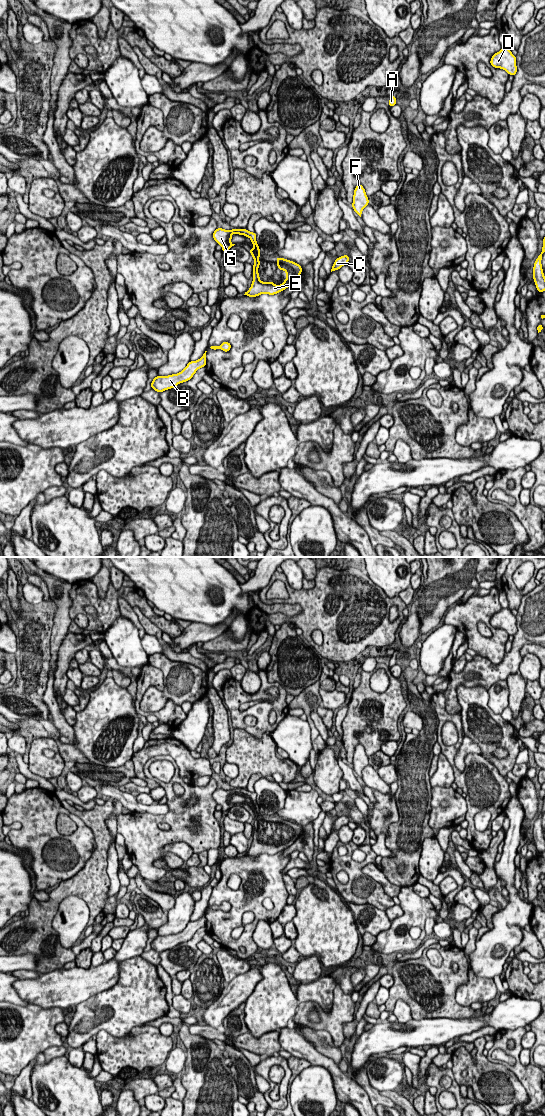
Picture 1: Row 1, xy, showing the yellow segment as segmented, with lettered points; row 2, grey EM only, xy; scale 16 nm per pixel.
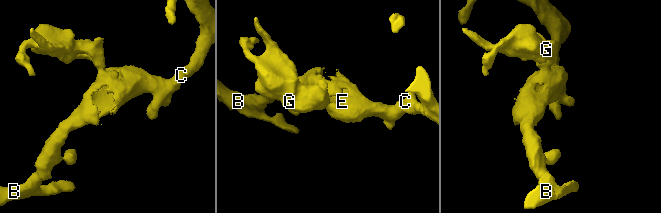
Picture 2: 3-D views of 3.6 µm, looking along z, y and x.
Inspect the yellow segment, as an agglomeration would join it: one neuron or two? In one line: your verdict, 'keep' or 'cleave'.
keep

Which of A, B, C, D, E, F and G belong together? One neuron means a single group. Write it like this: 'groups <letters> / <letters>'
groups A B C D E F G

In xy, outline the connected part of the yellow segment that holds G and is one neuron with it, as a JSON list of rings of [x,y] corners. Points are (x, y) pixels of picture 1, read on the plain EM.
[[[217,788],[213,792],[212,796],[213,799],[217,802],[217,804],[219,804],[222,807],[222,812],[225,812],[235,805],[231,803],[232,795],[234,793],[249,797],[251,799],[251,803],[254,806],[253,809],[249,810],[254,819],[254,825],[253,825],[254,834],[252,835],[253,841],[251,847],[247,852],[245,852],[244,855],[249,857],[257,857],[261,854],[269,854],[269,855],[277,854],[281,851],[284,851],[290,845],[292,845],[302,833],[302,826],[293,821],[278,817],[276,818],[278,830],[284,830],[286,832],[287,835],[286,839],[280,845],[276,845],[272,841],[269,841],[268,843],[261,841],[259,838],[260,834],[257,832],[259,825],[261,824],[261,822],[258,820],[258,818],[261,816],[261,813],[260,808],[256,801],[257,795],[255,792],[252,793],[247,789],[234,788],[232,790],[224,790],[223,788]]]

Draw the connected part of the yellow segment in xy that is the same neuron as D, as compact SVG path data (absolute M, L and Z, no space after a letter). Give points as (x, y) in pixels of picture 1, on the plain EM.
M502 608L495 613L490 620L490 624L494 628L504 629L512 636L517 633L516 616L512 614L509 608Z

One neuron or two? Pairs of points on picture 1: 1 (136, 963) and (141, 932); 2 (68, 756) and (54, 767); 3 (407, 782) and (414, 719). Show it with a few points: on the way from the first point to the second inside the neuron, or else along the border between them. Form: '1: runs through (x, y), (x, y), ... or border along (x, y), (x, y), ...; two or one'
1: border along (140, 955), (126, 958), (120, 962); two
2: border along (57, 743), (59, 754), (65, 766); two
3: border along (410, 709), (422, 720), (422, 729), (420, 731); two

